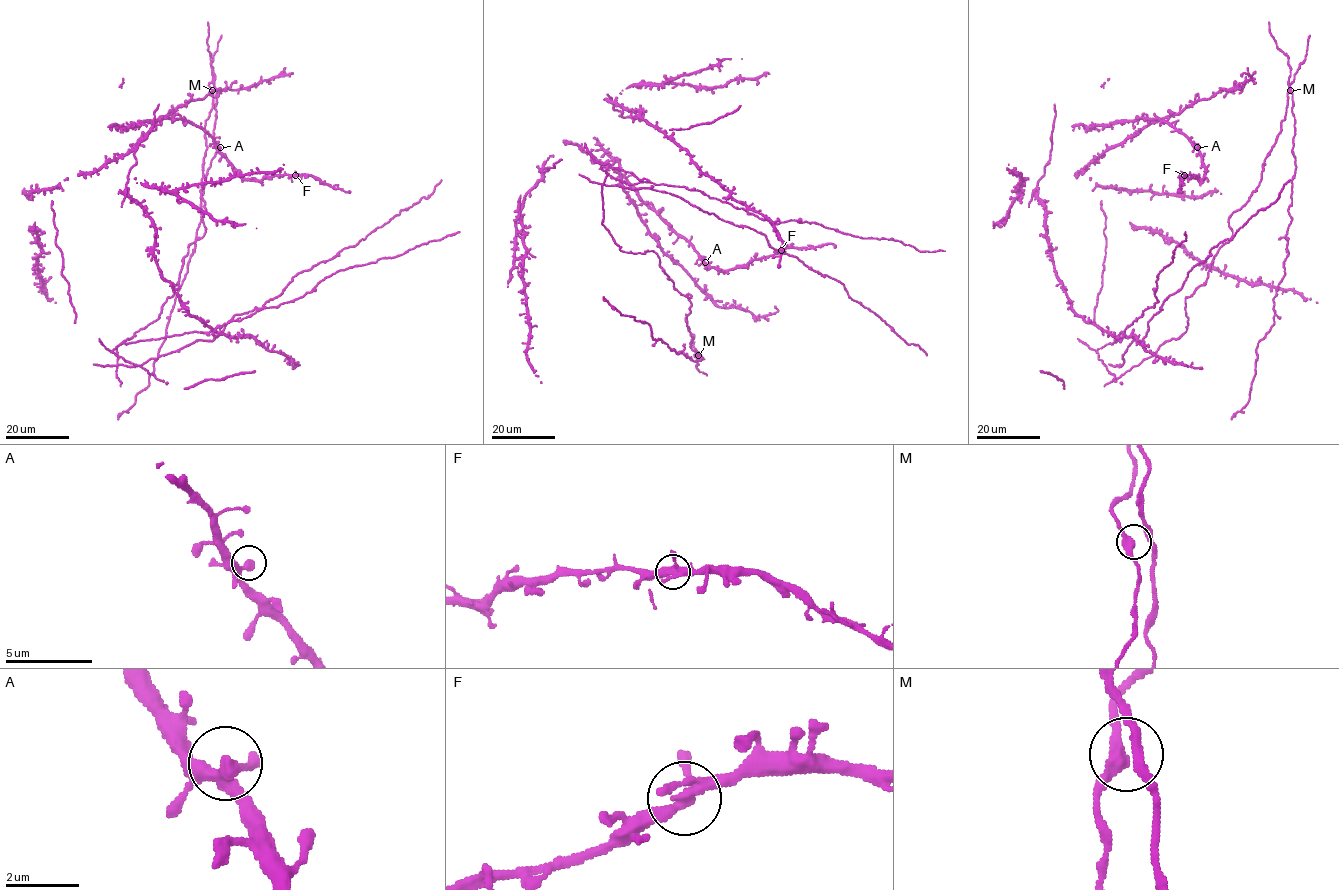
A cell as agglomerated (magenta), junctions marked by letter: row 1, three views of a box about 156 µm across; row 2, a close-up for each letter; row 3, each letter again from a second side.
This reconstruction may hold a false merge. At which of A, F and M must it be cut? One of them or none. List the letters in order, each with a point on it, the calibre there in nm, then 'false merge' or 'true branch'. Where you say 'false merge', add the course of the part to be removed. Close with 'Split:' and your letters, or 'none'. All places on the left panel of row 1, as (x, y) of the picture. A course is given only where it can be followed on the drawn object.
A: (220, 147) | 300 nm | true branch
F: (295, 175) | 320 nm | true branch
M: (212, 90) | 280 nm | true branch
Split: none

